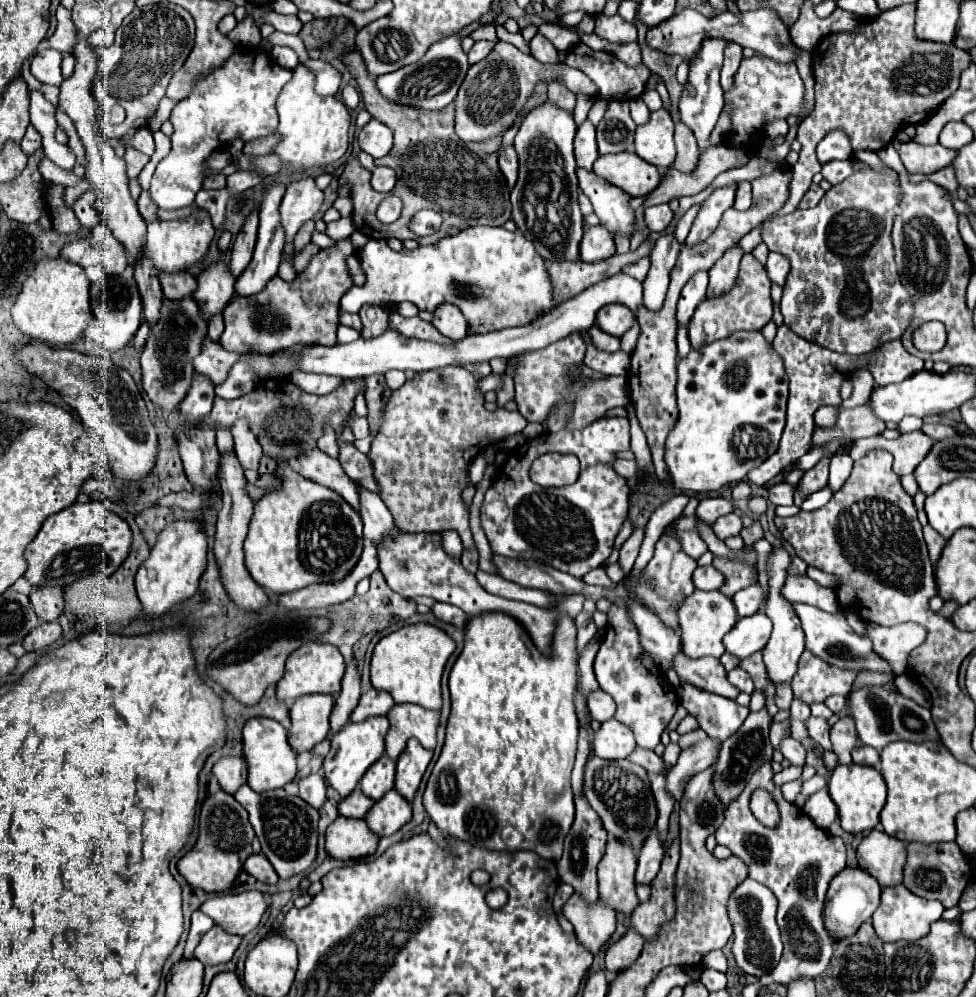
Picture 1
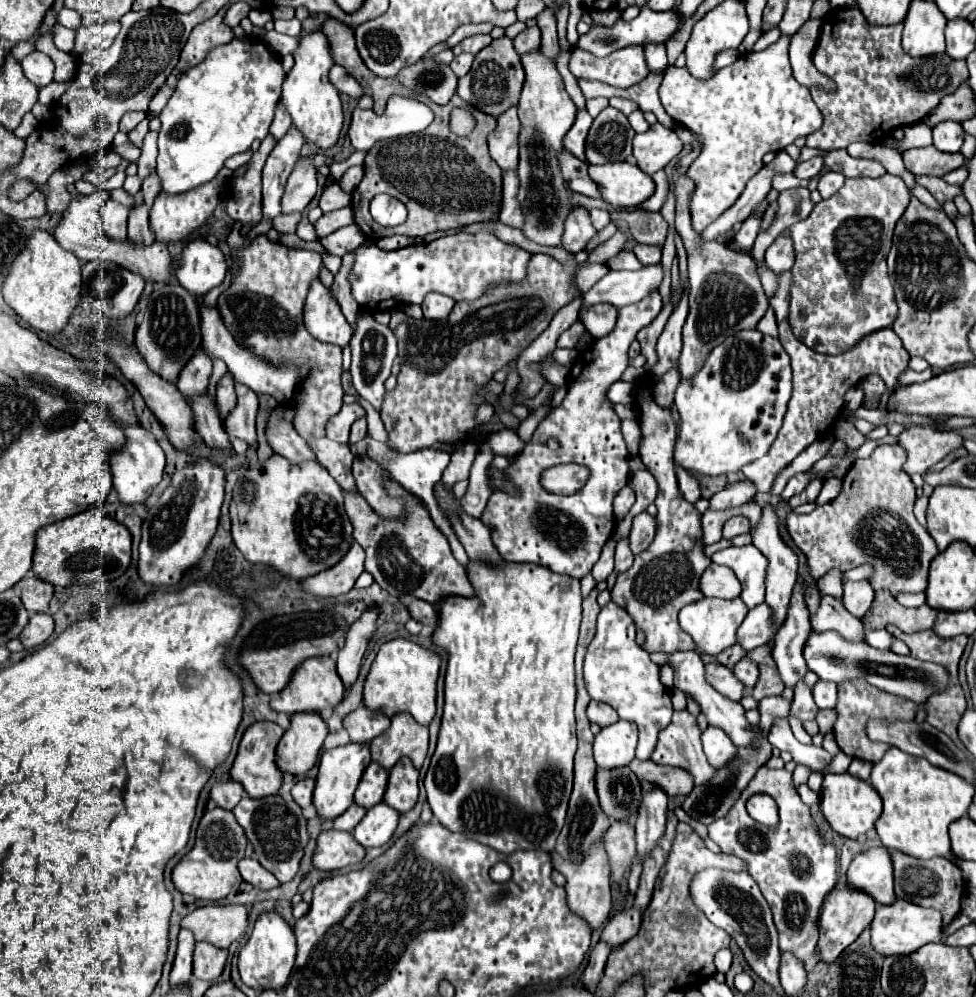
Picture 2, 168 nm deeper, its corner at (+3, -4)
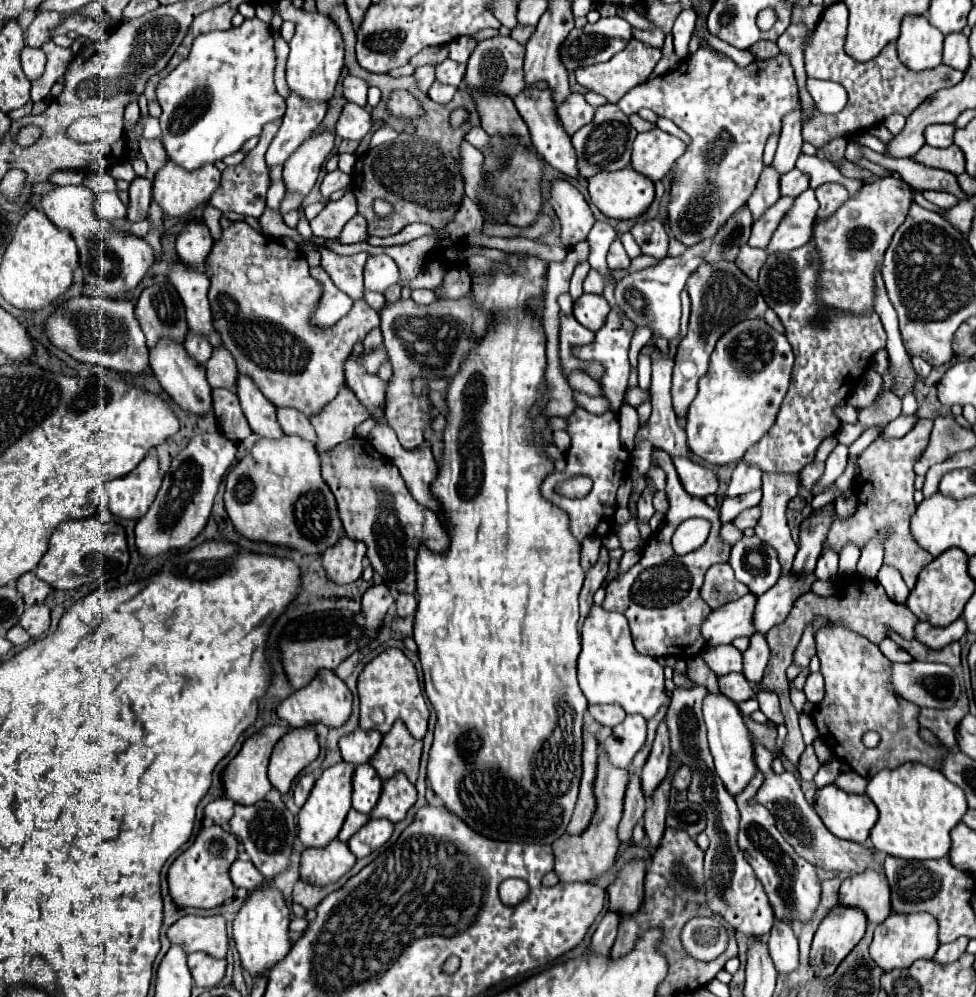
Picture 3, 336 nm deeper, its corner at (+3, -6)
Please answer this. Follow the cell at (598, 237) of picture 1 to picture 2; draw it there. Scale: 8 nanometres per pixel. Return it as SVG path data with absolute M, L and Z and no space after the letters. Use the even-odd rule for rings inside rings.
M575 207L571 211L571 215L565 221L565 233L563 233L563 249L567 249L569 253L579 253L585 251L587 243L597 235L597 231L593 229L587 209L583 207Z

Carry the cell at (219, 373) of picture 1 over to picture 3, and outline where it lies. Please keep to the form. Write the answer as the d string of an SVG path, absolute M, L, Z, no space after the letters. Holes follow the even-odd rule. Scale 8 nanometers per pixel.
M213 389L213 405L219 429L235 443L241 443L245 437L249 437L253 431L239 407L237 393L225 391L225 389Z

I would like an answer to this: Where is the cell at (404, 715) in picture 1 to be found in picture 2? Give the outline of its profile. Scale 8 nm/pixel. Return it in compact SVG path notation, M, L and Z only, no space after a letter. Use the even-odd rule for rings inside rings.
M397 713L391 717L391 727L371 741L371 757L387 771L401 759L409 757L417 769L427 757L429 729L417 725L409 713Z

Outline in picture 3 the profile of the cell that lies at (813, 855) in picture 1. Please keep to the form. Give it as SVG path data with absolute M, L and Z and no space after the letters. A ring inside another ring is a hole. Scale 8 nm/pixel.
M757 771L757 775L747 785L747 789L735 797L737 807L741 811L741 829L739 829L737 843L743 849L745 859L753 867L757 879L763 883L765 893L775 911L775 917L787 919L793 925L801 925L811 919L813 911L817 909L817 905L821 901L821 881L817 877L817 869L811 863L807 863L805 859L801 859L793 851L793 847L781 837L781 833L775 827L773 815L759 803L749 805L749 801L755 797L755 793L759 791L763 781L765 781L765 775L761 775L761 771Z

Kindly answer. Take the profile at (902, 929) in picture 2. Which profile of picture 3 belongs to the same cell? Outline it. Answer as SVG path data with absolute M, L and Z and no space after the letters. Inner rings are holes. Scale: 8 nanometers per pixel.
M891 913L883 923L877 925L869 953L871 953L871 959L877 963L877 967L881 967L883 971L893 971L901 967L911 967L911 963L915 963L917 959L933 959L937 947L939 947L937 919L933 915Z

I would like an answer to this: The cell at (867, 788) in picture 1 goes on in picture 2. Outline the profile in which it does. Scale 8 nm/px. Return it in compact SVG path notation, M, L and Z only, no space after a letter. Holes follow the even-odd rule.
M827 773L821 787L821 811L833 831L847 839L859 839L875 827L875 821L881 815L881 797L875 793L871 783L853 777L851 773Z

